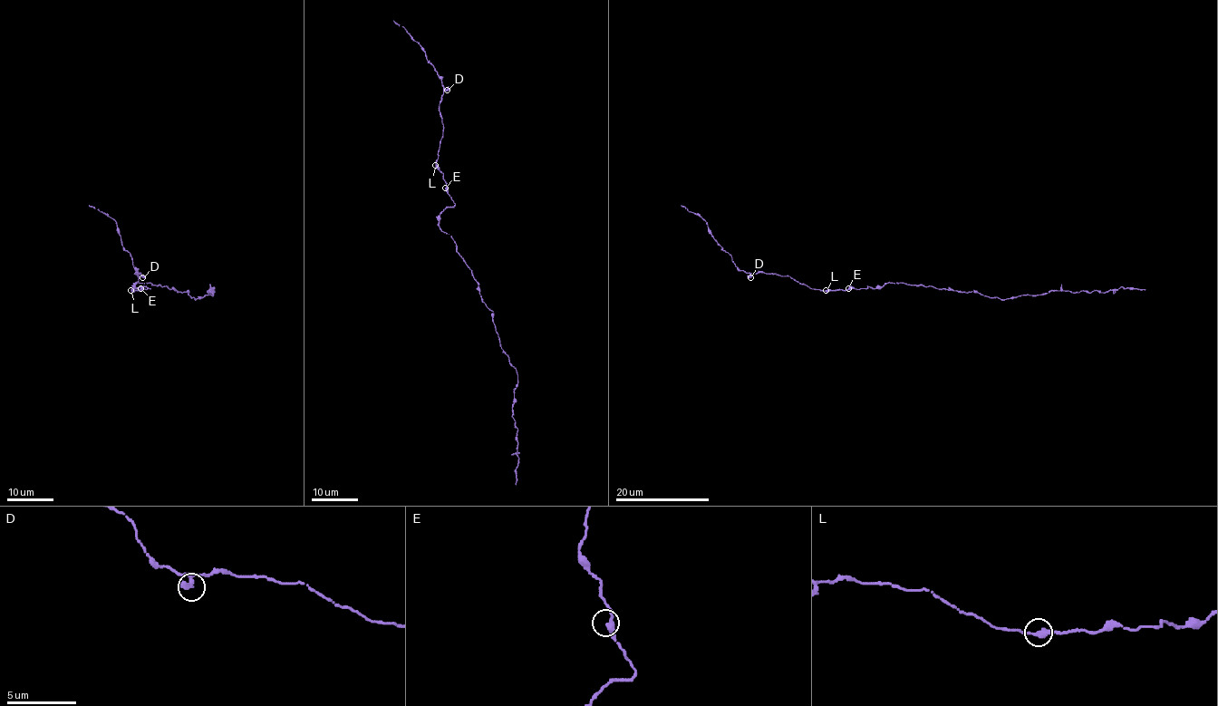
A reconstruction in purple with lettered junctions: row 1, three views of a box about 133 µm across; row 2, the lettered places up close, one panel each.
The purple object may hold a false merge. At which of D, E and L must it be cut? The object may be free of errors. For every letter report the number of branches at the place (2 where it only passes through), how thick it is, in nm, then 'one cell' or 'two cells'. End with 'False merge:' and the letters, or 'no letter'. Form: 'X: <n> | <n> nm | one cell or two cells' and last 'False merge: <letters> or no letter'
D: 2 | 340 nm | one cell
E: 2 | 360 nm | one cell
L: 2 | 340 nm | one cell
False merge: no letter

